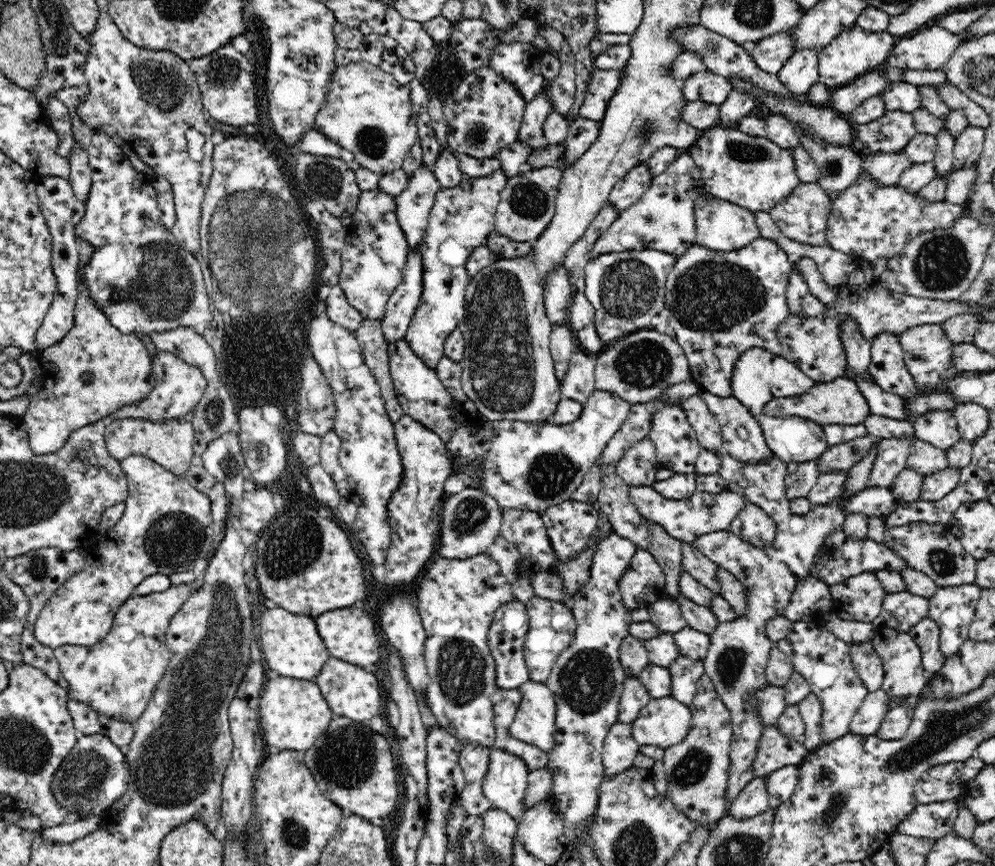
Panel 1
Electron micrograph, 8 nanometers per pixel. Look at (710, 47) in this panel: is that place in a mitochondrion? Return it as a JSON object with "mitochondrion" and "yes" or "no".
{"mitochondrion":"yes"}

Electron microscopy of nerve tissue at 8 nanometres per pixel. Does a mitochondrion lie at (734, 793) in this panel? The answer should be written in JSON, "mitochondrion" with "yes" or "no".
{"mitochondrion":"no"}

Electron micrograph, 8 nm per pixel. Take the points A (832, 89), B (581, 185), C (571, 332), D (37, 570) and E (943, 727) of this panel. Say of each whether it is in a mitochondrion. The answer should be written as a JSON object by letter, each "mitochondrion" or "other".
{"A":"other","B":"other","C":"other","D":"mitochondrion","E":"mitochondrion"}

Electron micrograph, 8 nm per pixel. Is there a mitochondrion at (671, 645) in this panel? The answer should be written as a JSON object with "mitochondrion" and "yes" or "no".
{"mitochondrion":"no"}

